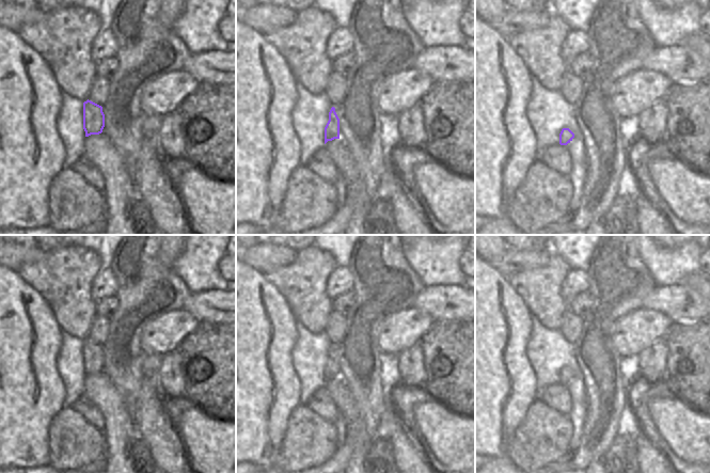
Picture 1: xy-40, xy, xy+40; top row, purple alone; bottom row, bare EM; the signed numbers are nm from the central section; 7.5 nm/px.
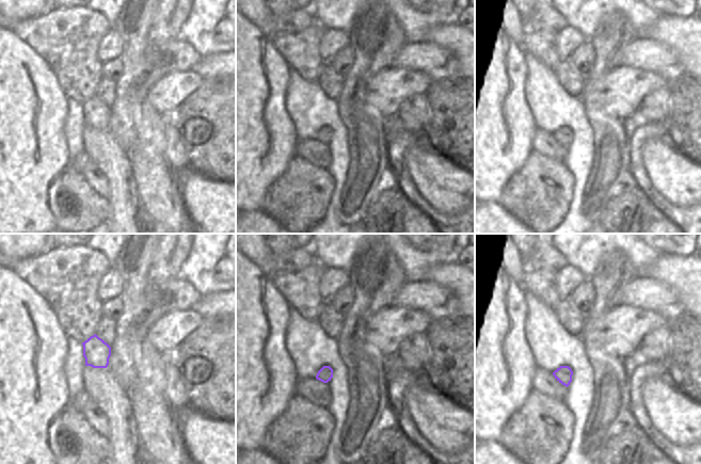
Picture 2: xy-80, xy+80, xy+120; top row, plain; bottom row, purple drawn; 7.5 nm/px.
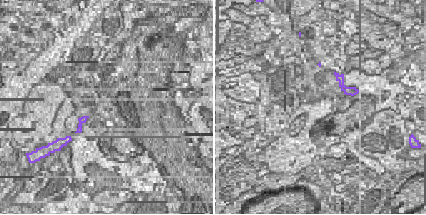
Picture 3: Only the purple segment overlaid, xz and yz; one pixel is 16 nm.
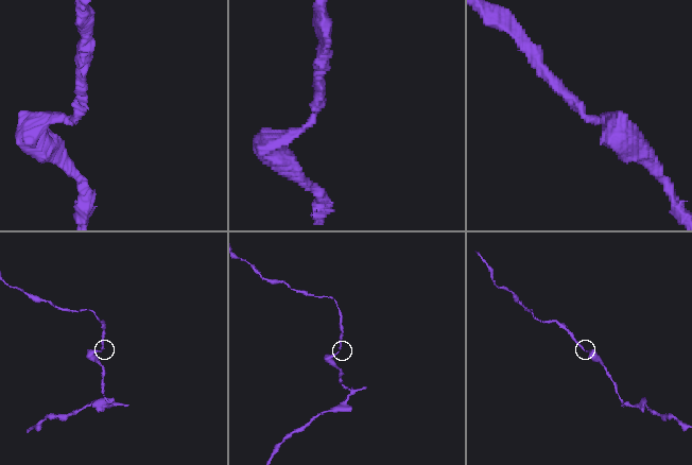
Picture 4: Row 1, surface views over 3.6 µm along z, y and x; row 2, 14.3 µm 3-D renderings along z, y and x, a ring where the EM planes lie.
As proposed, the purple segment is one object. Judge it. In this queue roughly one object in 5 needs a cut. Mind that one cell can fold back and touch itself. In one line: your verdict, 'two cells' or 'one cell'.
one cell

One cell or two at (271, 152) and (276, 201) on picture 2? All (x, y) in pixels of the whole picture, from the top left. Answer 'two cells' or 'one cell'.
two cells

